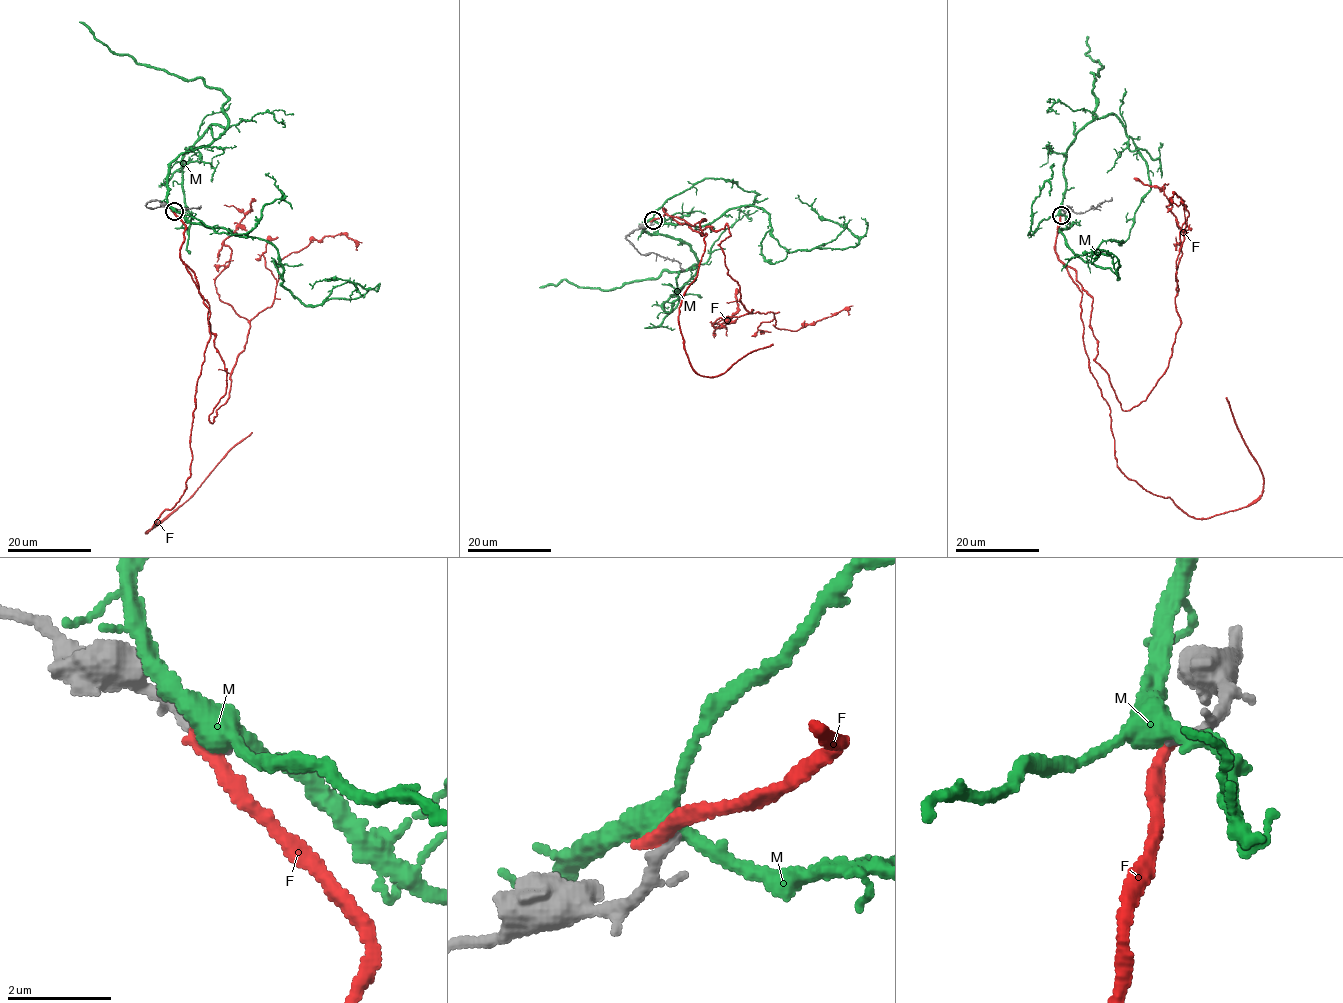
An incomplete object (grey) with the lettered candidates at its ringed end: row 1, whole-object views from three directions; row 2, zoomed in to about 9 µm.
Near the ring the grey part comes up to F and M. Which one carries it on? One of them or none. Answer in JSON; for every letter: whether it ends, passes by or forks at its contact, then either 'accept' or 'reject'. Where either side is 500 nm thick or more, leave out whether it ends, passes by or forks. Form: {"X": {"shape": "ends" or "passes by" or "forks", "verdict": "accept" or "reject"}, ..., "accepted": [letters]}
{"F": {"shape": "ends", "verdict": "reject"}, "M": {"shape": "forks", "verdict": "reject"}, "accepted": []}

